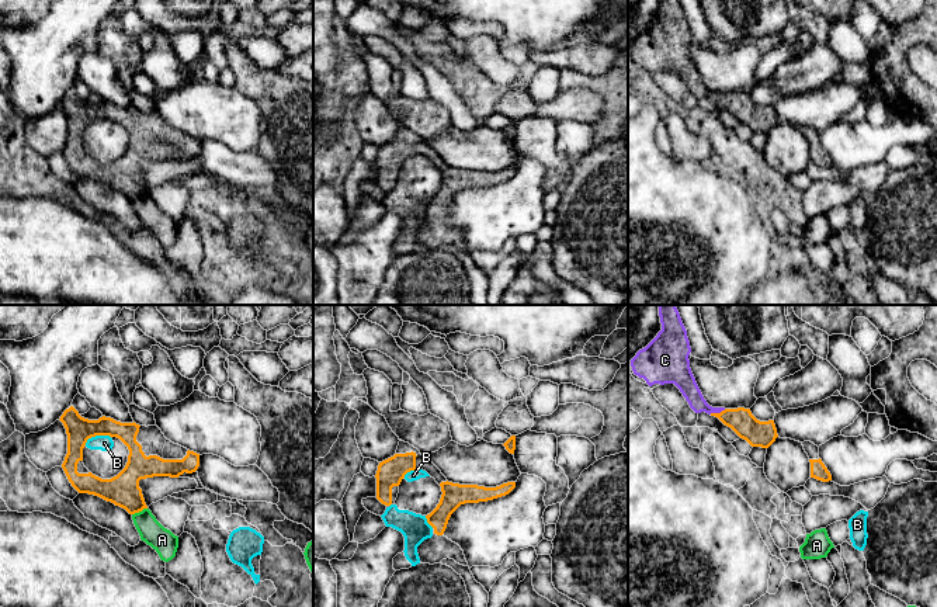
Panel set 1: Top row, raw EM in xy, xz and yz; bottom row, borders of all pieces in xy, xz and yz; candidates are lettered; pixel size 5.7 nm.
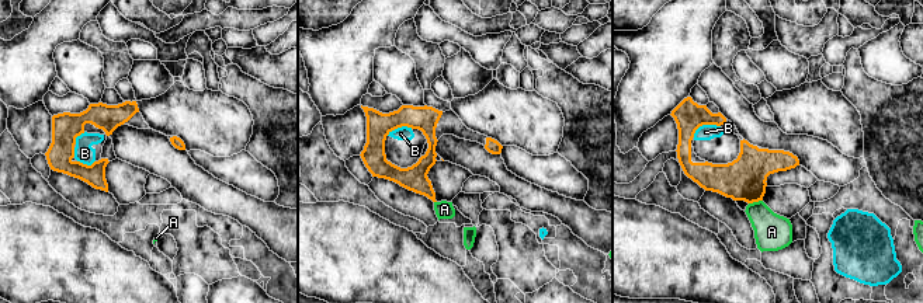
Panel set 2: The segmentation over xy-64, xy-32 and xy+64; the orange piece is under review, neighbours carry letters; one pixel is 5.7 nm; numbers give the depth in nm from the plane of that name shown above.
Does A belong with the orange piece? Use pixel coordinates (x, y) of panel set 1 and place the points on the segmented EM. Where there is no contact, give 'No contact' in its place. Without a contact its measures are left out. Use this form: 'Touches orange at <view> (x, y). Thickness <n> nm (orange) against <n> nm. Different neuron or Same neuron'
Touches orange at xy (139, 510). Thickness 180 nm (orange) against 140 nm. Different neuron

